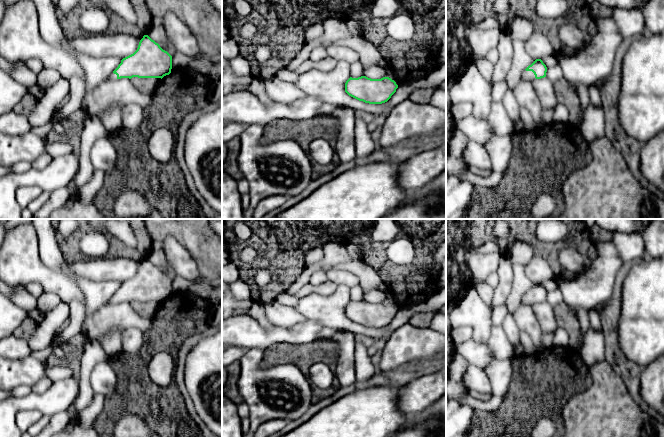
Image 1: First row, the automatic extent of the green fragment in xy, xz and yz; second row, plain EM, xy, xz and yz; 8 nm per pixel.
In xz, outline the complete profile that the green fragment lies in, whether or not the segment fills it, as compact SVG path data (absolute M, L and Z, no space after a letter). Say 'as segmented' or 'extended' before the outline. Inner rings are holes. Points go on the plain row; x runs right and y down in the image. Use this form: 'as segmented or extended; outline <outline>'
as segmented; outline M366 300L350 301L345 307L345 316L365 327L382 328L396 316L398 309L389 301L371 303Z

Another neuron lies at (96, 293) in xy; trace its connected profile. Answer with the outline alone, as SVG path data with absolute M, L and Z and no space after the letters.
M74 274L67 276L77 283L84 295L86 316L106 305L122 284L118 281L92 281Z

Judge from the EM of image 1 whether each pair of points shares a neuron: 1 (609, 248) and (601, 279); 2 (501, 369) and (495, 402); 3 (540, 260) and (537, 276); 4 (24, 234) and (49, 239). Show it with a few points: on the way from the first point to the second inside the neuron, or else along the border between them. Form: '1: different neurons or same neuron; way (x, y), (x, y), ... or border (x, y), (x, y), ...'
1: same neuron; way (607, 256), (607, 264), (602, 271)
2: different neurons; border (490, 395), (502, 397)
3: same neuron; way (540, 264), (537, 272)
4: different neurons; border (34, 229), (37, 235), (37, 251), (41, 260)

